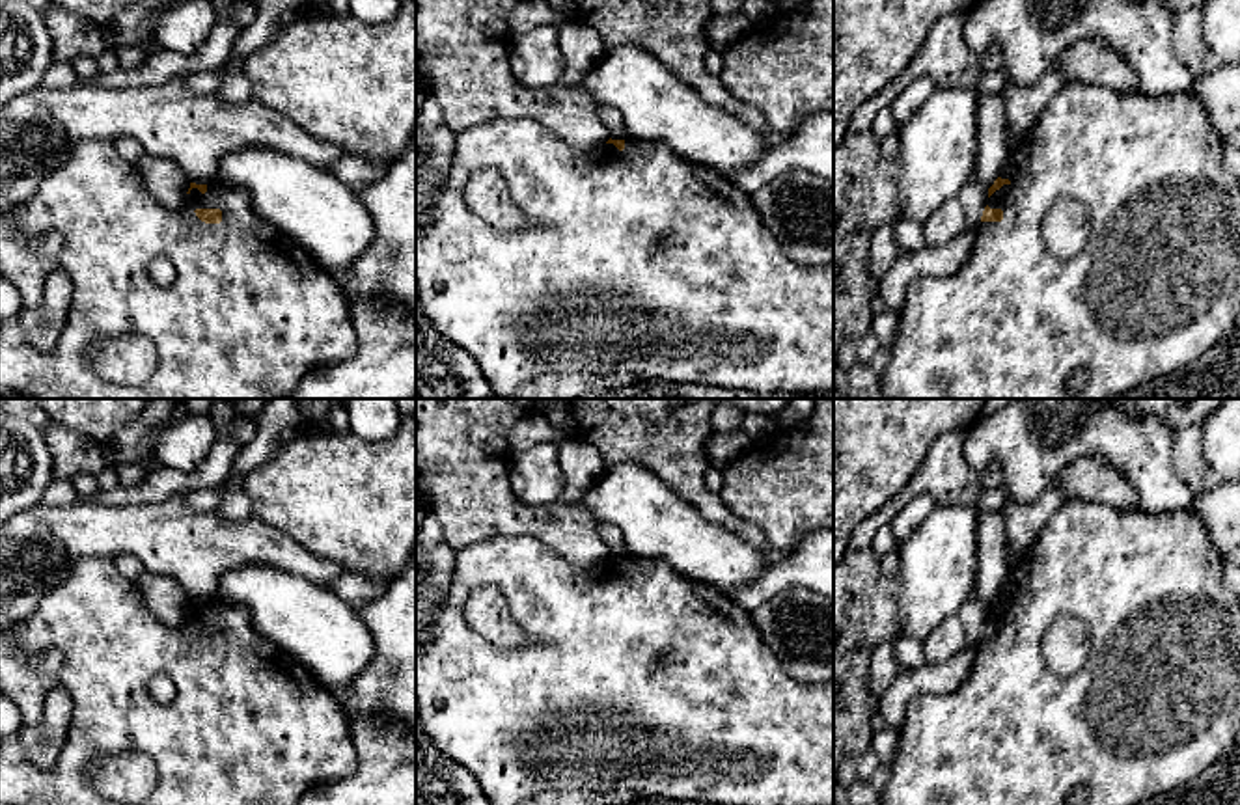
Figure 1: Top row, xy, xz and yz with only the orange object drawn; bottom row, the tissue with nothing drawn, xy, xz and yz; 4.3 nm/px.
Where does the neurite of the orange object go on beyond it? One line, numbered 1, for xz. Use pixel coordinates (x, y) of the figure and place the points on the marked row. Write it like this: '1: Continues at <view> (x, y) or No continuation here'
1: Continues at xz (636, 265)

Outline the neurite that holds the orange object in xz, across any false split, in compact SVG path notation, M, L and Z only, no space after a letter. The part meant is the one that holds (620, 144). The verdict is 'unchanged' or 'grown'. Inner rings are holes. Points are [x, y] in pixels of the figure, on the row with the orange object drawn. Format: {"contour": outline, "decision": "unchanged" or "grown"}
{"contour": "M494 119L461 130L448 177L433 199L431 222L416 233L416 293L427 321L479 363L490 388L503 399L576 399L589 389L621 388L636 380L696 382L748 389L757 397L776 391L834 391L834 265L807 266L791 261L783 242L763 224L755 196L738 190L722 171L690 164L658 142L610 138L600 147L582 151L533 119ZM481 170L503 175L513 201L530 220L528 227L515 233L496 229L466 205L464 186Z", "decision": "grown"}

